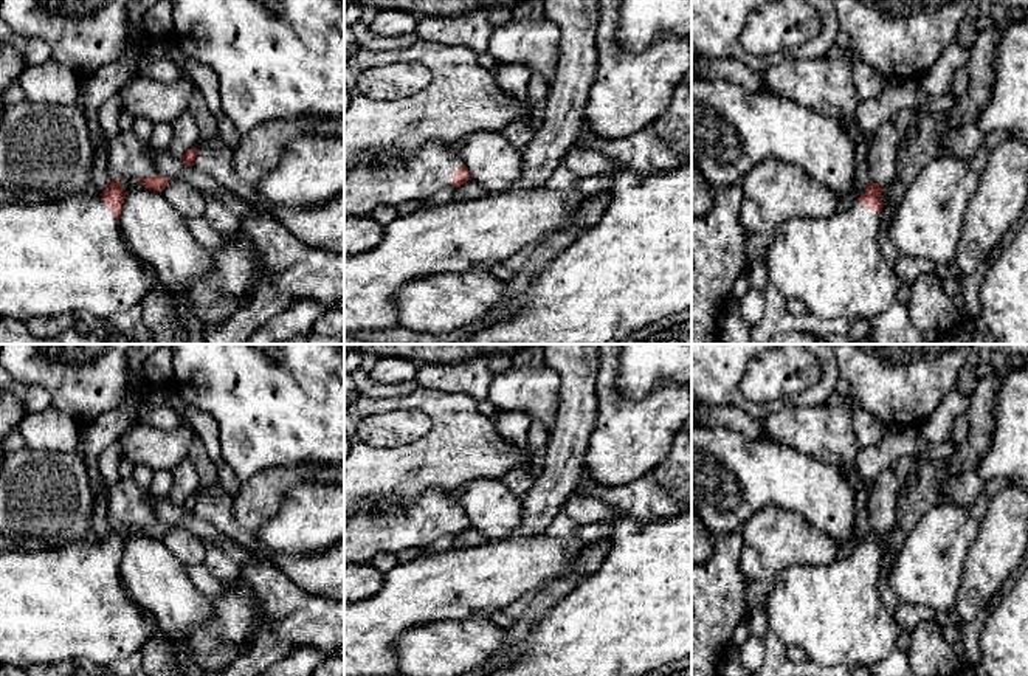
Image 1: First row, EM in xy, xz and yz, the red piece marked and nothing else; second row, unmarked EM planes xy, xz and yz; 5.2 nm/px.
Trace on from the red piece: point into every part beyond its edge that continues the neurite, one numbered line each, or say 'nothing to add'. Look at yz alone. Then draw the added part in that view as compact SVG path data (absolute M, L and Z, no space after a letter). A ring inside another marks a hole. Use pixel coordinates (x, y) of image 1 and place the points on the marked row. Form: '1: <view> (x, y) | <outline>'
1: yz (834, 265) | M856 200L826 219L783 222L766 253L769 281L825 319L873 319L896 302L901 282L878 239L881 212Z

